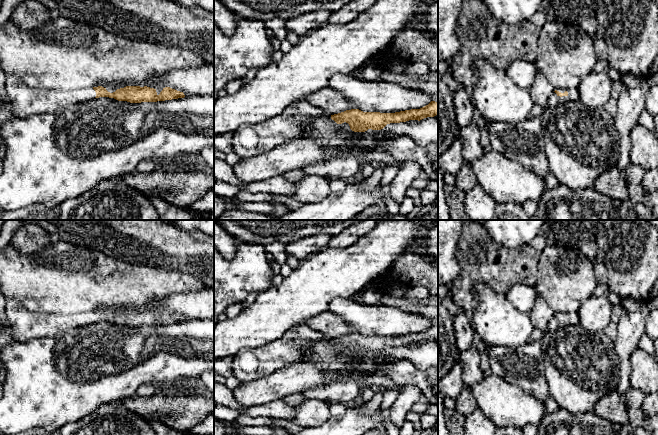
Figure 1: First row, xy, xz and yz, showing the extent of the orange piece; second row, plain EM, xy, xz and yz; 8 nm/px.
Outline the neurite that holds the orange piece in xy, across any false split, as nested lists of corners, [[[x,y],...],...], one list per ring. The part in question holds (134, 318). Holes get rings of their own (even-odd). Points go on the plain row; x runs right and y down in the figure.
[[[8,298],[5,317],[11,325],[17,342],[33,338],[49,338],[70,328],[77,328],[99,321],[114,322],[130,327],[157,326],[184,322],[183,316],[165,311],[158,319],[156,313],[147,310],[126,310],[110,317],[102,310],[74,315],[39,314],[26,309],[18,300]]]

